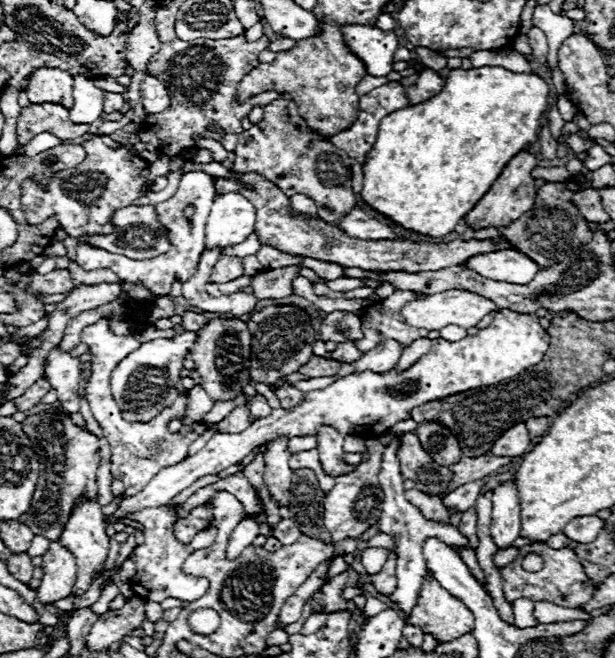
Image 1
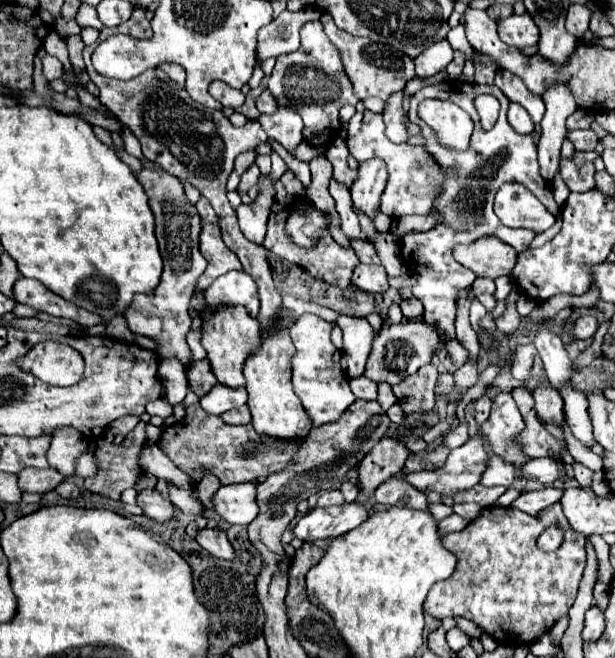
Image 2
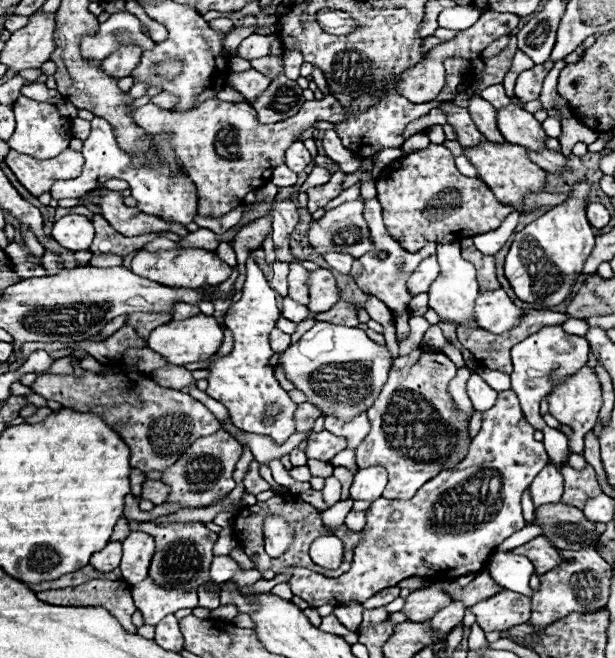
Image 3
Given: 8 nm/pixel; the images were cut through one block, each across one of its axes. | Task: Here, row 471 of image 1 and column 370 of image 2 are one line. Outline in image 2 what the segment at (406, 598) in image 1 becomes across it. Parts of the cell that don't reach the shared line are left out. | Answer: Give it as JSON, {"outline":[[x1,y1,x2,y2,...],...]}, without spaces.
{"outline":[[360,376,360,378,352,378,350,380,350,388,354,392,356,398,364,398,364,400,376,400,376,384,370,382,368,378]]}

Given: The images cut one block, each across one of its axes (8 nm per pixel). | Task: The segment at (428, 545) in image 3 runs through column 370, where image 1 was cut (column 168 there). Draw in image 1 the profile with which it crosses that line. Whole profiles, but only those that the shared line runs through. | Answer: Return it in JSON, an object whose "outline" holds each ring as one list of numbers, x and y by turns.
{"outline":[[158,506,158,508,142,508,138,510,134,516,134,522,142,524,144,528,144,542,138,544,134,548,134,562,136,562,136,574,130,580,130,588,142,596,144,600,154,600,154,602,162,602,164,598,178,598,182,602,190,602,190,600,198,600,198,596,202,596,210,582,206,578,200,576,190,576,182,572,182,564,184,560,200,550,200,548,208,548,214,544,218,528,214,524,206,526,202,532,198,532,190,544,182,544,176,540,174,536,174,522,176,522,176,506]]}

